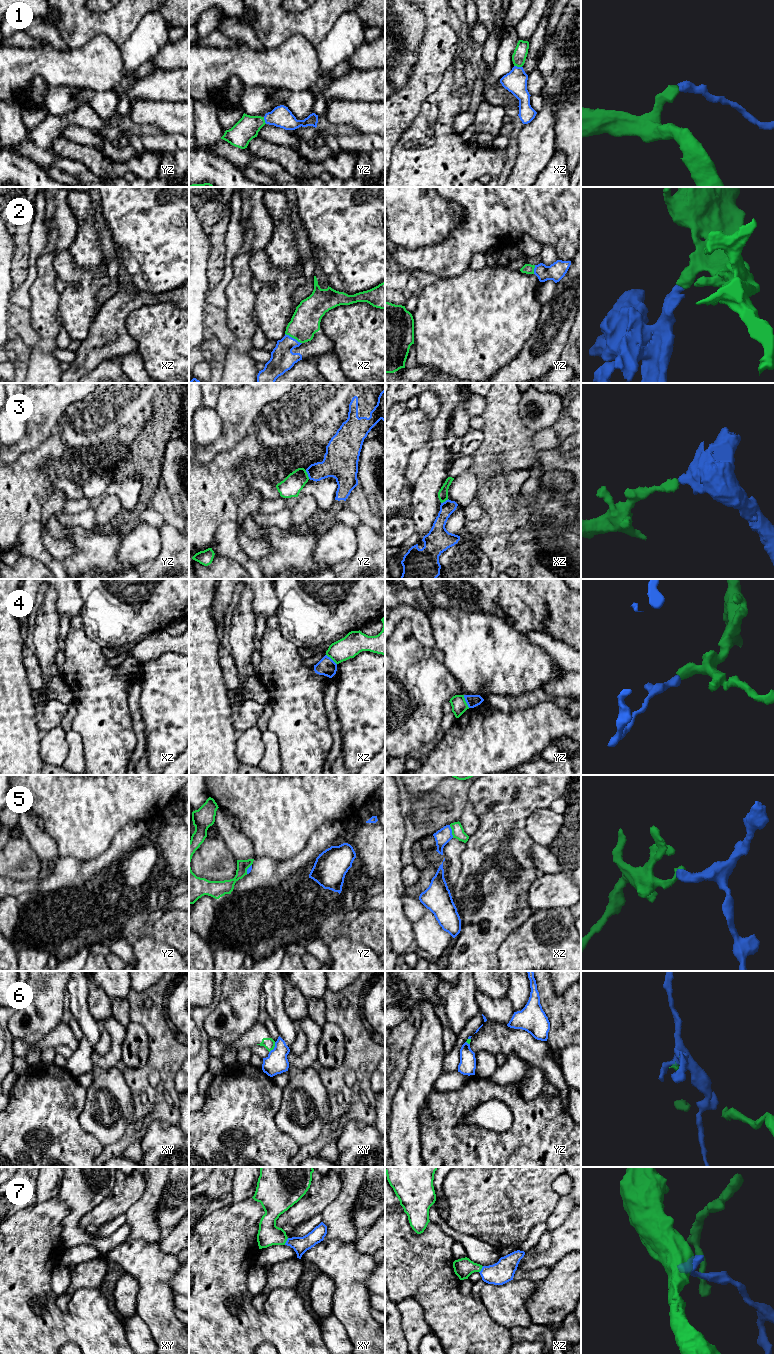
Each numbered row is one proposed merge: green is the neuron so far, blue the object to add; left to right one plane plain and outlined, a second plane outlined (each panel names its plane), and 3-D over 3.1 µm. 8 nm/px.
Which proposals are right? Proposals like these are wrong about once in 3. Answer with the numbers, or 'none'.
1, 2, 7

